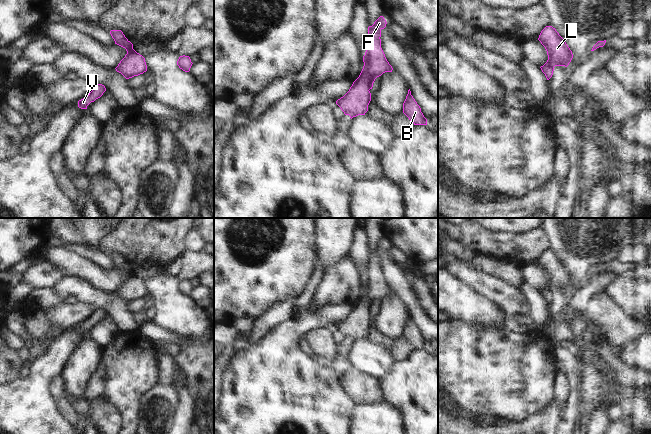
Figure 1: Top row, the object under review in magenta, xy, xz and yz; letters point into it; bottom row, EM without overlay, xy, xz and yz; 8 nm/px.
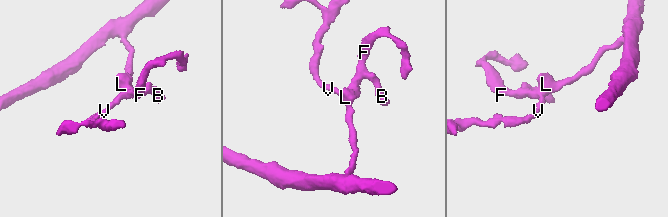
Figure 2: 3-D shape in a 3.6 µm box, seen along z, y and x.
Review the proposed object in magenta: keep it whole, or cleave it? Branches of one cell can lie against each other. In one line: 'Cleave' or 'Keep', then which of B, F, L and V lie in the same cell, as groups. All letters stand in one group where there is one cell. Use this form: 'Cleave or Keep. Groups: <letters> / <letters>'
Keep. Groups: B F L V.

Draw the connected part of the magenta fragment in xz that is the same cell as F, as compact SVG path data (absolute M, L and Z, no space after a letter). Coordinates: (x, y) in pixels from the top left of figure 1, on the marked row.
M380 16L372 26L368 27L368 46L363 56L363 69L349 91L336 101L344 114L349 115L351 119L365 115L371 101L369 90L372 89L375 79L393 70L381 48L381 30L386 24L384 17Z

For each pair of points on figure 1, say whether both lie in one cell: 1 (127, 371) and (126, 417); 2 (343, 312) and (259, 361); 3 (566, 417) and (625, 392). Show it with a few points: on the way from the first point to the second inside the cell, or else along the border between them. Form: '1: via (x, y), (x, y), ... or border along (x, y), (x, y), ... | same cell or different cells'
1: via (127, 382), (127, 406) | same cell
2: via (322, 316), (315, 316), (299, 324), (280, 343) | same cell
3: border along (580, 387), (582, 411), (576, 423) | different cells

